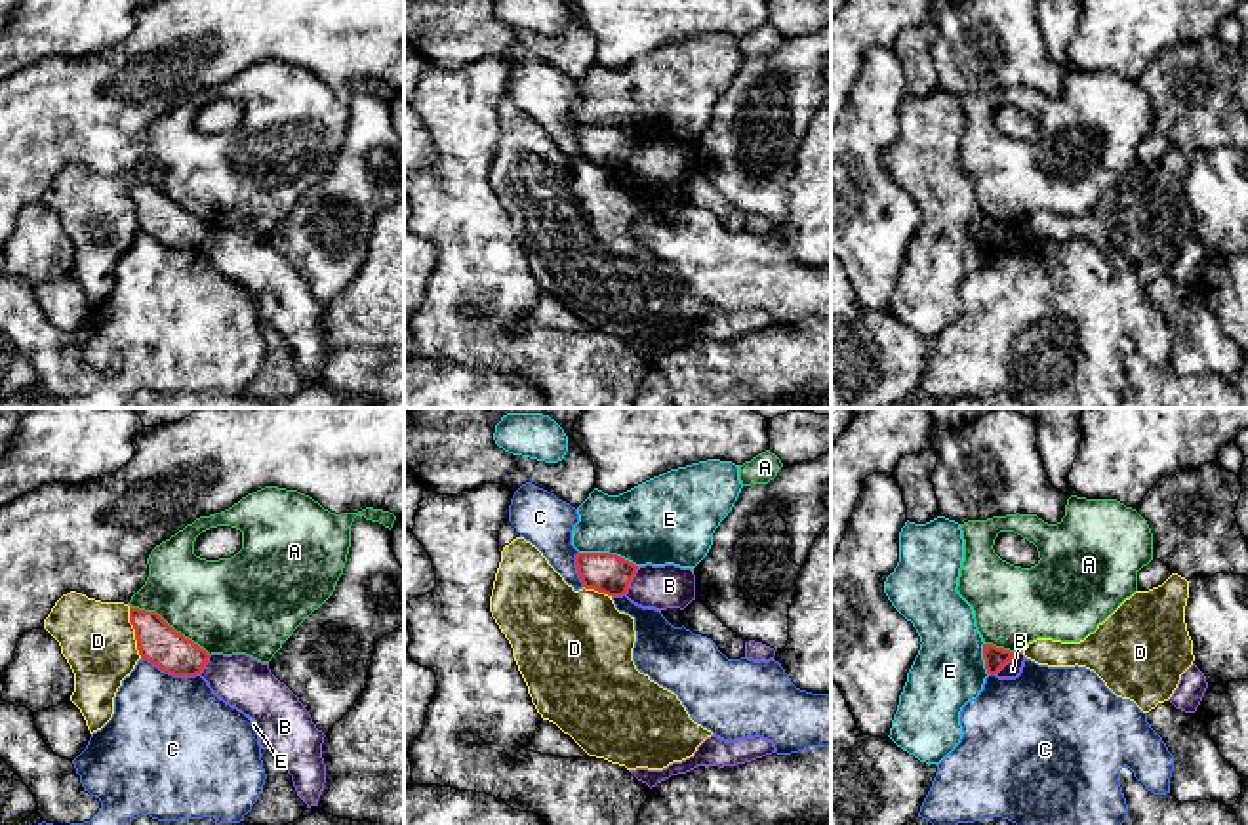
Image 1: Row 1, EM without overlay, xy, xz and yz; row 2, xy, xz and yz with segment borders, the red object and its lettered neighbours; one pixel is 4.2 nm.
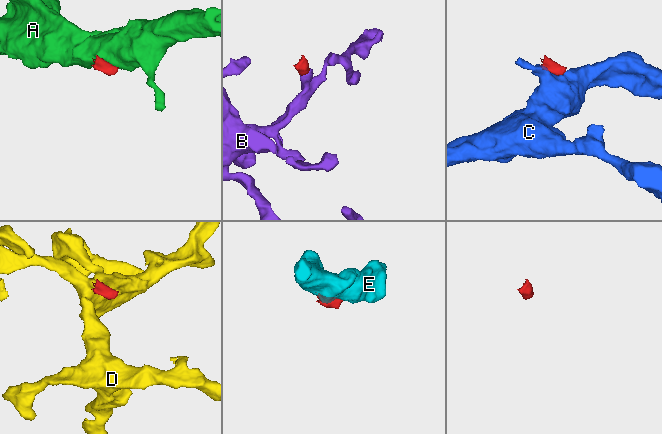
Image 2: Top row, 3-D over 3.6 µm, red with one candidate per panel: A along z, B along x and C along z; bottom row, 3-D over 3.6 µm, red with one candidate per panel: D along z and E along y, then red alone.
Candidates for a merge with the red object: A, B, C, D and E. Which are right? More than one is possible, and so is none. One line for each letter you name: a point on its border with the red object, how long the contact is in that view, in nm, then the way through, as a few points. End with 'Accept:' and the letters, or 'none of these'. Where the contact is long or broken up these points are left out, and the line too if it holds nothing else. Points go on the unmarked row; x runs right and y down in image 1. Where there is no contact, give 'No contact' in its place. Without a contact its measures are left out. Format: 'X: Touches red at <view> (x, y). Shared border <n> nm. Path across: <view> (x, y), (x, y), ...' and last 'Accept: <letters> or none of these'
Accept: none of these

